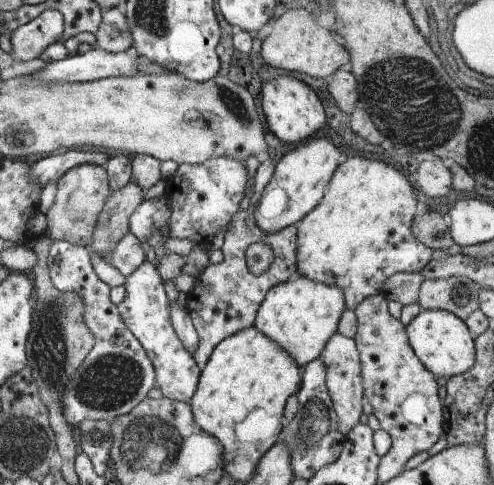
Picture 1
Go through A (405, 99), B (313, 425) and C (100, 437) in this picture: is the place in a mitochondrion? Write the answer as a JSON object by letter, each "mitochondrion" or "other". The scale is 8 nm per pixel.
{"A":"mitochondrion","B":"mitochondrion","C":"mitochondrion"}

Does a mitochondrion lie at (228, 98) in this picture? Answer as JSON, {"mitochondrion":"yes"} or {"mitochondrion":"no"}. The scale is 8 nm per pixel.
{"mitochondrion":"yes"}

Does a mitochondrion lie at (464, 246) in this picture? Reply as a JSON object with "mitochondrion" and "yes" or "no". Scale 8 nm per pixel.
{"mitochondrion":"no"}

